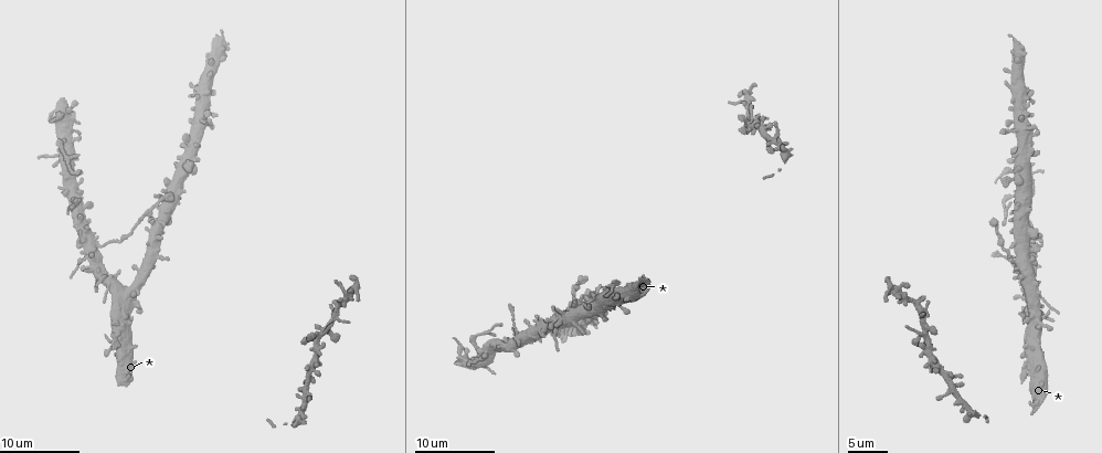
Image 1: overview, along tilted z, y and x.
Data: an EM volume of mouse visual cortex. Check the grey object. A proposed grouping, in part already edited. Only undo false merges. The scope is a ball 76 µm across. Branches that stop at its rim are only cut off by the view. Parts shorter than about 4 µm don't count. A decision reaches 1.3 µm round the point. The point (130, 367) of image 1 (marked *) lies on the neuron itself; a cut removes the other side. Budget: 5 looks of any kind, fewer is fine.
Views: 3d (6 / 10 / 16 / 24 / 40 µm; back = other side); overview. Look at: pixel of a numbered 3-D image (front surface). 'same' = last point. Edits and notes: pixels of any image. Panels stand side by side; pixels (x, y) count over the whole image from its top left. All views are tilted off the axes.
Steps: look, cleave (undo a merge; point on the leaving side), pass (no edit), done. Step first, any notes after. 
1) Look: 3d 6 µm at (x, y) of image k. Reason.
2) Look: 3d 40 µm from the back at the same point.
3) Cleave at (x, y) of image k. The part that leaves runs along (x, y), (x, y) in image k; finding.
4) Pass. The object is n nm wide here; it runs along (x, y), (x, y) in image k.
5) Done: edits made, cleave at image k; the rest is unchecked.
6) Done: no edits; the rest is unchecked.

Look: 3d 10 µm at (474, 335) of image 1. Calibre changes.

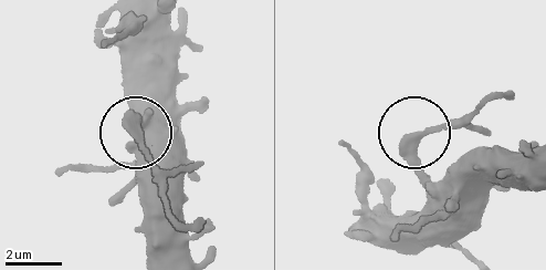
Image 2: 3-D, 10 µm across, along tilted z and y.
Pass. All the same neuron.

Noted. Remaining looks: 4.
Look: 3d 10 µm at (518, 333) of image 1. Four or more arms meet.

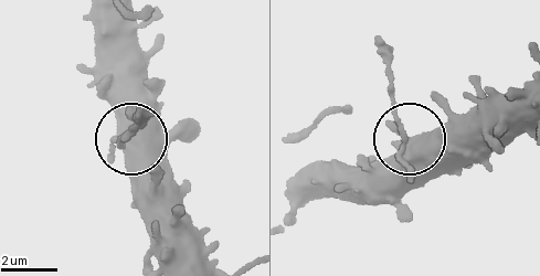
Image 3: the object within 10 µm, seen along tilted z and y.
Pass. It runs along (210, 254), (171, 184), (140, 146), (122, 147), (131, 129) in image 3; all the same neuron.

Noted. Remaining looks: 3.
Look: 3d 10 µm at (101, 245) of image 1.

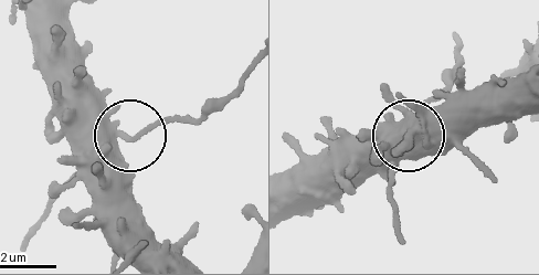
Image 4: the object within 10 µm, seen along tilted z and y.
Cleave at (393, 170) of image 4. The side arm is 12 µm long; a second neuron is stuck on.

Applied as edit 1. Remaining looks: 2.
Done: edits made, cleave at image 4; the rest is unchecked.

